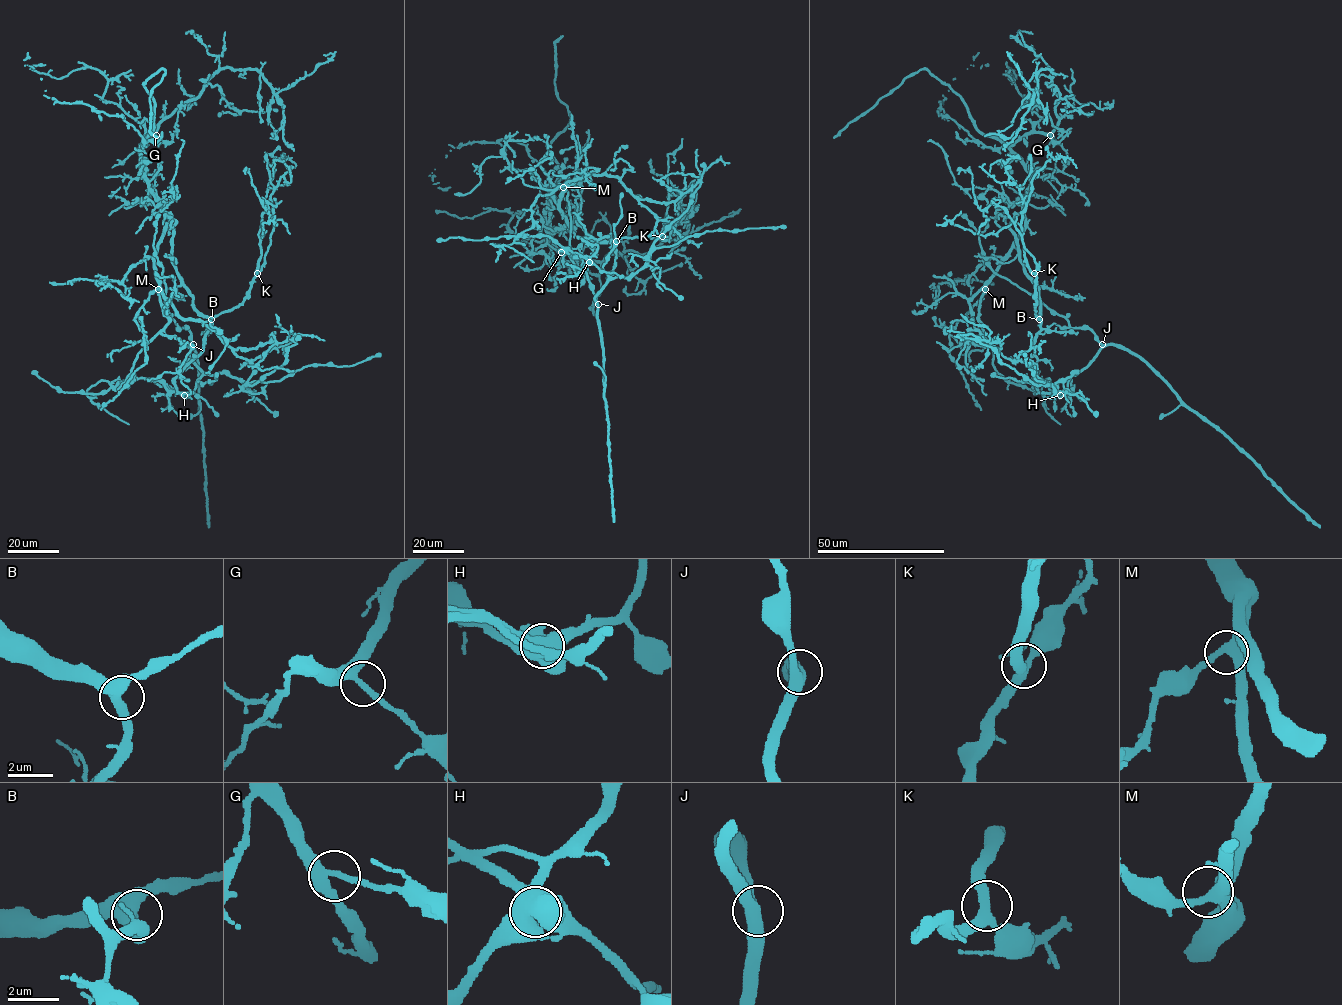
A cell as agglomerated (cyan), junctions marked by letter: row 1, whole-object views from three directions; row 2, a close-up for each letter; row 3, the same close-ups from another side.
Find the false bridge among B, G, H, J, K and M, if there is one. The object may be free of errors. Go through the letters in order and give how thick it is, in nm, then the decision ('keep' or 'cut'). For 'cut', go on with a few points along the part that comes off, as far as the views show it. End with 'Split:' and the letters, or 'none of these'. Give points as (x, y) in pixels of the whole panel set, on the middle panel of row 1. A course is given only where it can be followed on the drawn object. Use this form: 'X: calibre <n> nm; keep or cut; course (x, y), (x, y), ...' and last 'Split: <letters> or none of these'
B: calibre 480 nm; keep
G: calibre 280 nm; keep
H: calibre 650 nm; cut; course (589, 262), (608, 276), (595, 301), (603, 356), (613, 521)
J: calibre 400 nm; keep
K: calibre 400 nm; keep
M: calibre 400 nm; keep
Split: H

